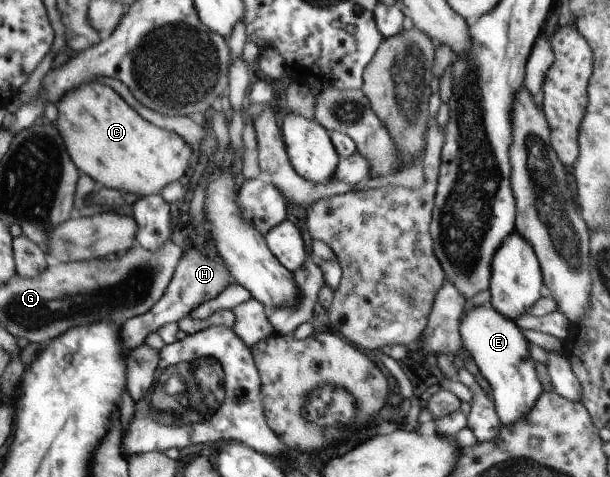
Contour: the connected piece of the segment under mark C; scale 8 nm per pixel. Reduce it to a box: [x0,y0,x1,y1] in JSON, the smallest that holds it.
[57,82,192,199]

